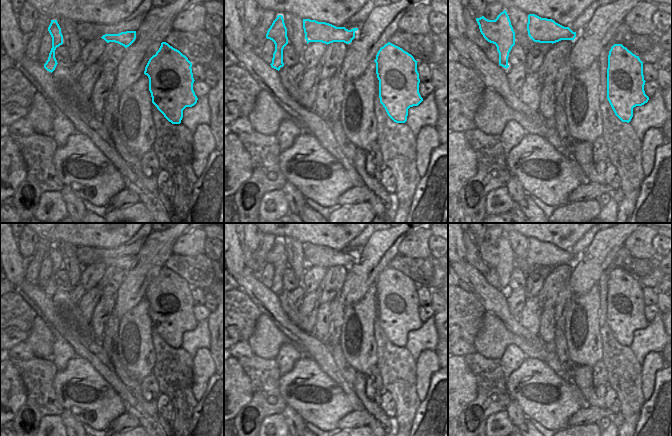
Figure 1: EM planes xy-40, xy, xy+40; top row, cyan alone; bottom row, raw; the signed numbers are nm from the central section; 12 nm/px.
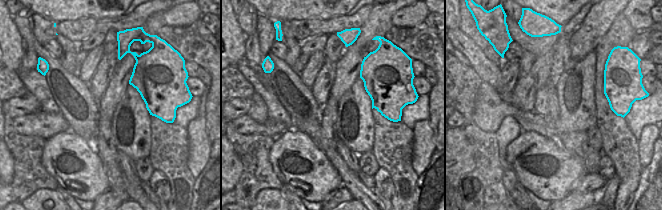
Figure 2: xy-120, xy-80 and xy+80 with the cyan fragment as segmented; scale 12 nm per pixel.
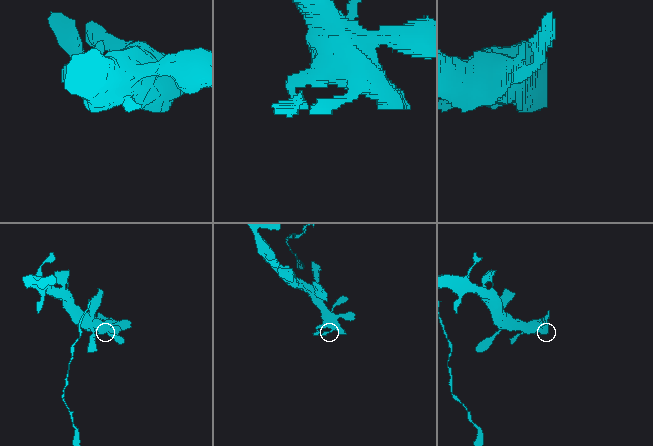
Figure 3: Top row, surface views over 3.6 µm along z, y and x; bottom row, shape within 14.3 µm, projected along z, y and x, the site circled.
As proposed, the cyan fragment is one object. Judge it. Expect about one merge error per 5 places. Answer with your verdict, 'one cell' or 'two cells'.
one cell

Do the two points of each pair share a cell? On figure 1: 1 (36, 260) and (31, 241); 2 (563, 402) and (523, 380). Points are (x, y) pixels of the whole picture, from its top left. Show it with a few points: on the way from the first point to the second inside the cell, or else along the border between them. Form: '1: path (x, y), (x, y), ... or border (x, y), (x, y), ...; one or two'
1: border (39, 238), (33, 253), (24, 259); two
2: path (552, 402), (542, 404), (540, 397), (534, 391); one

